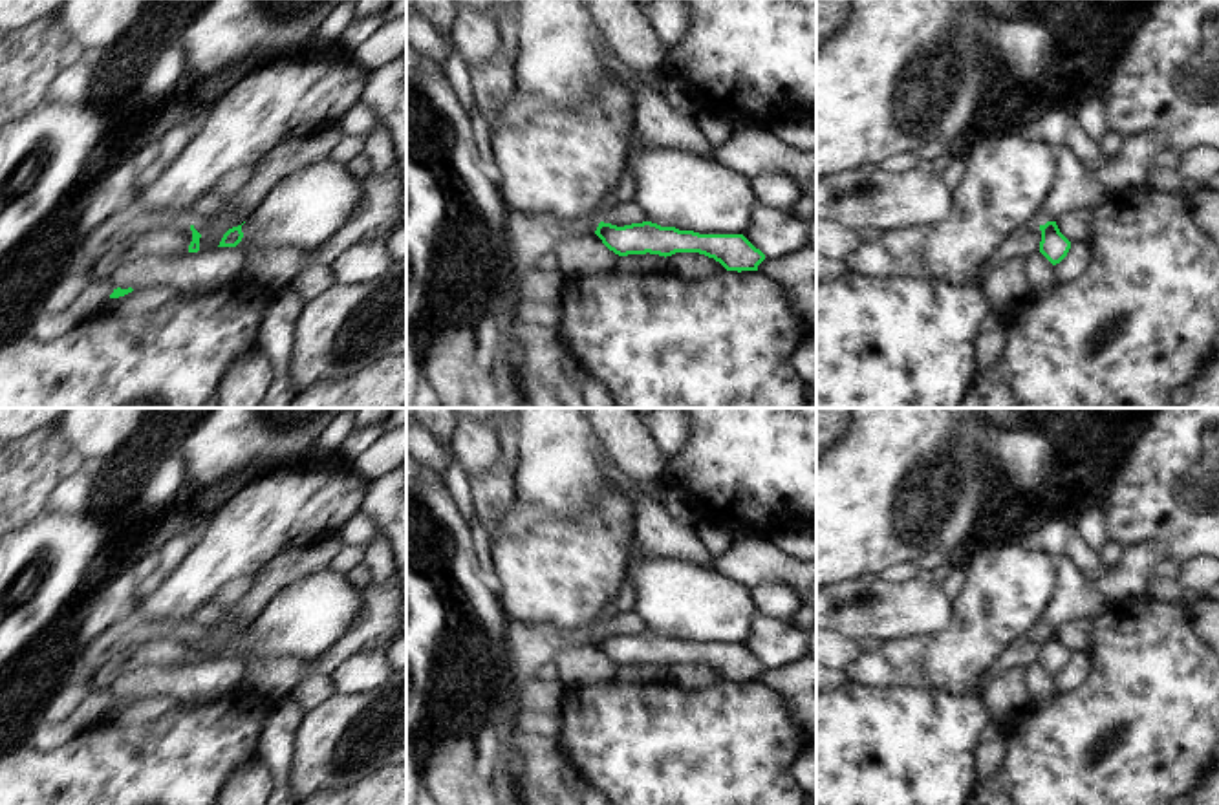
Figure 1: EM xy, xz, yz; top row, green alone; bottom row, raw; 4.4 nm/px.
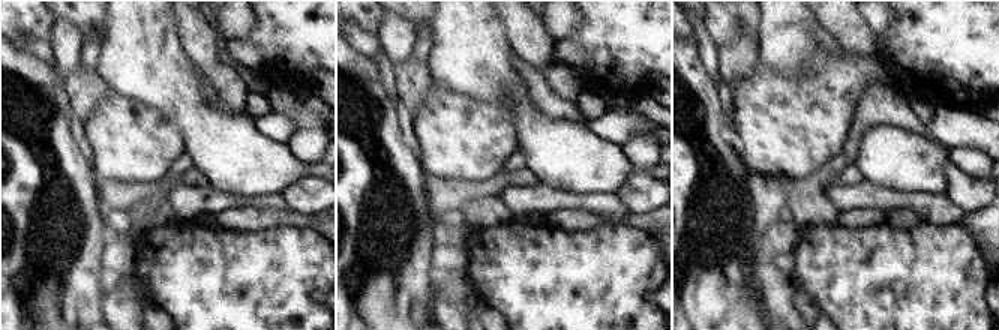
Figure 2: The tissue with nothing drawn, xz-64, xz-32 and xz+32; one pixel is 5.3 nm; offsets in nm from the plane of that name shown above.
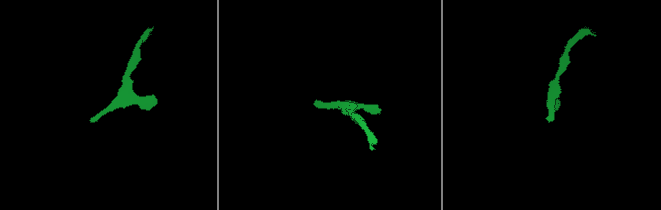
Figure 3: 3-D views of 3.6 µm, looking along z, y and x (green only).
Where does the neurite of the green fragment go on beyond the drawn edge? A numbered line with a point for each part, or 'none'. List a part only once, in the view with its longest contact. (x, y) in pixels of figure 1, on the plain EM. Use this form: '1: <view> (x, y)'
none

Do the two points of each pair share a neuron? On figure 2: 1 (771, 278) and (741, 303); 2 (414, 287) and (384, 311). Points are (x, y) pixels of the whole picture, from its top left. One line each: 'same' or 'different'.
1: different
2: different

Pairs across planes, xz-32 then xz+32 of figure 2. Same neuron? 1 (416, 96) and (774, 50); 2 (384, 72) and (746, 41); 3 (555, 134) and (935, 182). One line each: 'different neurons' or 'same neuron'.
1: different neurons
2: different neurons
3: same neuron

